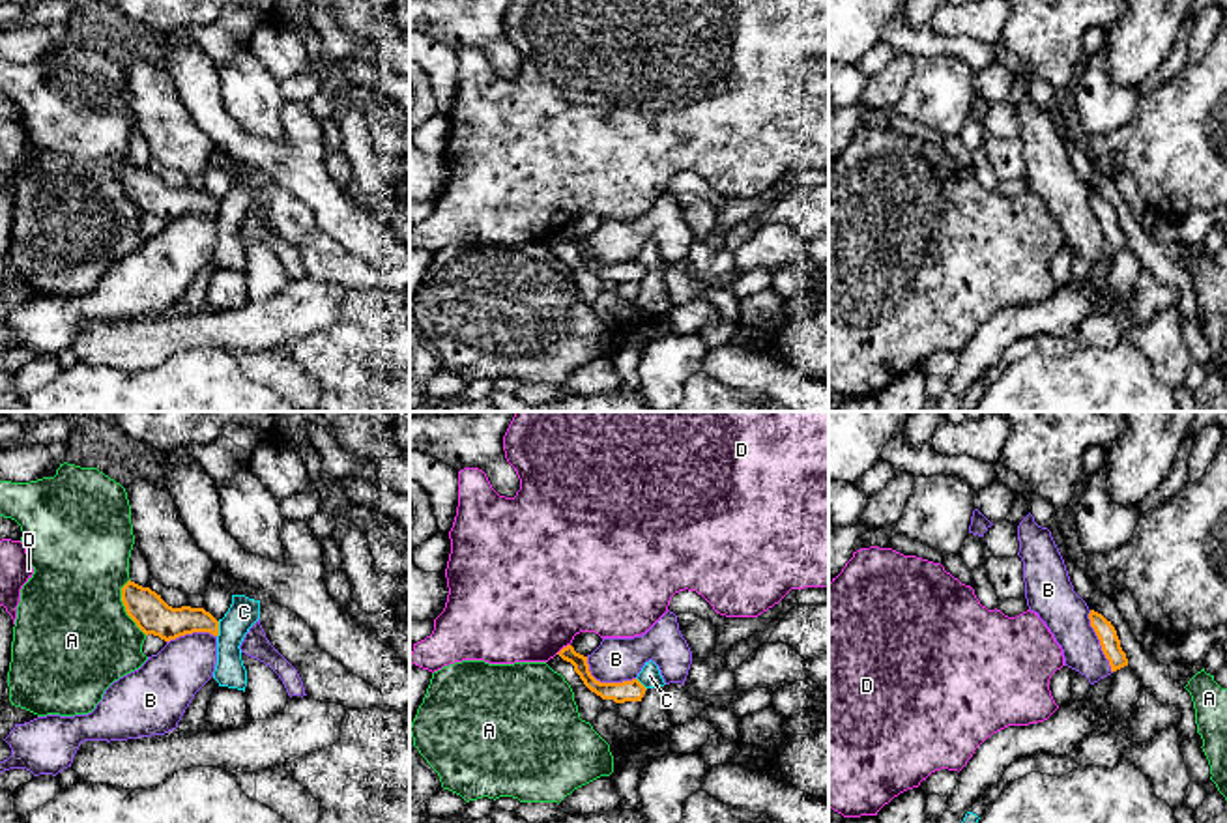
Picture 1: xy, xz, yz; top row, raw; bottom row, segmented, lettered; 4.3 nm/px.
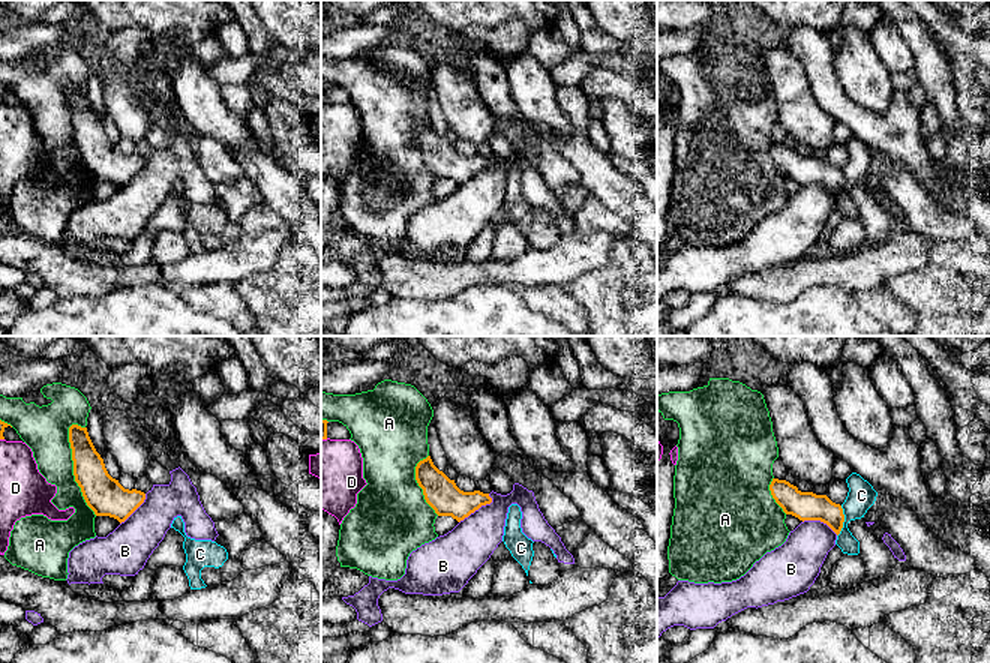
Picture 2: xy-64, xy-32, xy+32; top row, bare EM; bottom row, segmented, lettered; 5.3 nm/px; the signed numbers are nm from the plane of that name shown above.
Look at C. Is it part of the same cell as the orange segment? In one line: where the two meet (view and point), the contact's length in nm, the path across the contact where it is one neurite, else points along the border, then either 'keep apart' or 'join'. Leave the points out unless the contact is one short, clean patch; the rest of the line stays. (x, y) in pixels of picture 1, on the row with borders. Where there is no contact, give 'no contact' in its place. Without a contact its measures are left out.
xy (217, 629) | 70 nm | along xy (219, 621), (217, 636) | keep apart

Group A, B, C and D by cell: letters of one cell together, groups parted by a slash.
A / B / C / D

